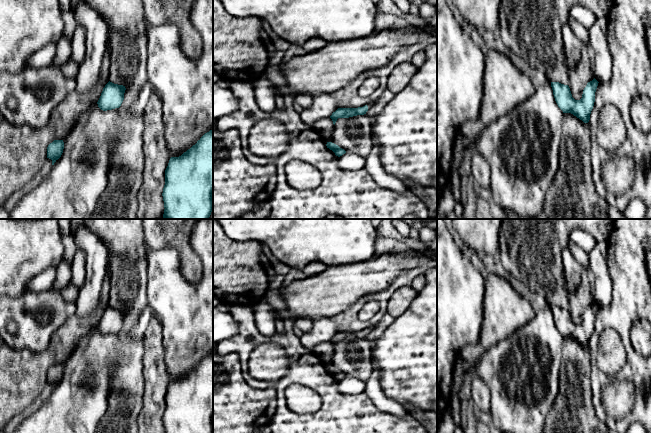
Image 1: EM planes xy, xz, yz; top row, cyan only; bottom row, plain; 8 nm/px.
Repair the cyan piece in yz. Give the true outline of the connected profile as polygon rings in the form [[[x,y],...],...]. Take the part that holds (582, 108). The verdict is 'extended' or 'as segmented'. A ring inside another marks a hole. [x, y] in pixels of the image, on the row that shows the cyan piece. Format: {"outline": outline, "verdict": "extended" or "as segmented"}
{"outline": [[[595,78],[588,82],[583,90],[582,98],[580,100],[575,100],[572,97],[568,85],[559,82],[551,82],[551,87],[555,101],[563,113],[571,113],[584,123],[588,123],[594,106],[595,92],[598,83],[599,82]]], "verdict": "as segmented"}

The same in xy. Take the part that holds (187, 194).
{"outline": [[[213,129],[179,157],[171,157],[165,170],[163,219],[208,219],[213,210]]], "verdict": "as segmented"}

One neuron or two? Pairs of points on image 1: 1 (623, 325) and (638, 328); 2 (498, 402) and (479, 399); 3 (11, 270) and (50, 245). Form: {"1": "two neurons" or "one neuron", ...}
{"1": "two neurons", "2": "two neurons", "3": "one neuron"}

